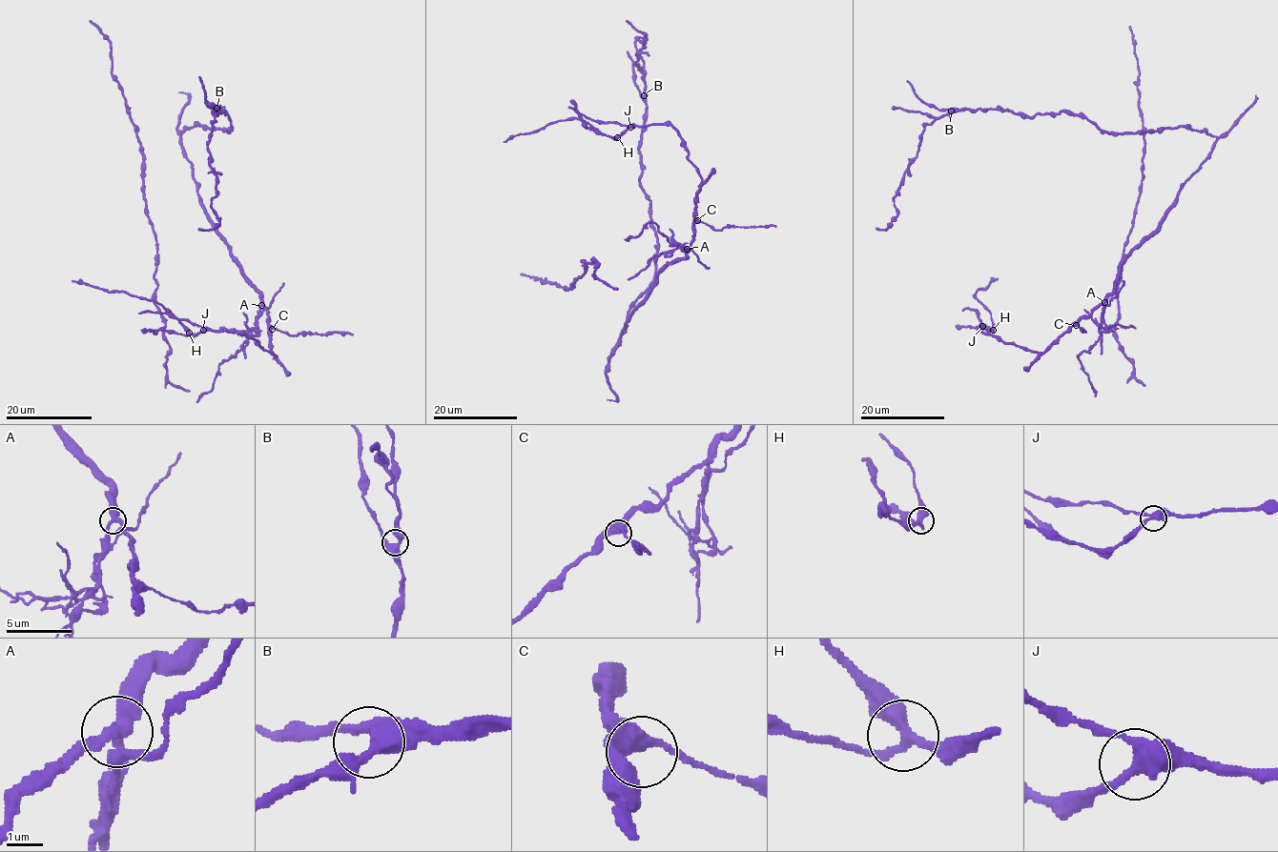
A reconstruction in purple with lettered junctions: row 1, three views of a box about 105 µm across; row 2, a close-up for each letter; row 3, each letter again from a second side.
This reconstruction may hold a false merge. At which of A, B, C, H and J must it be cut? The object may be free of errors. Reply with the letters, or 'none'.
A

